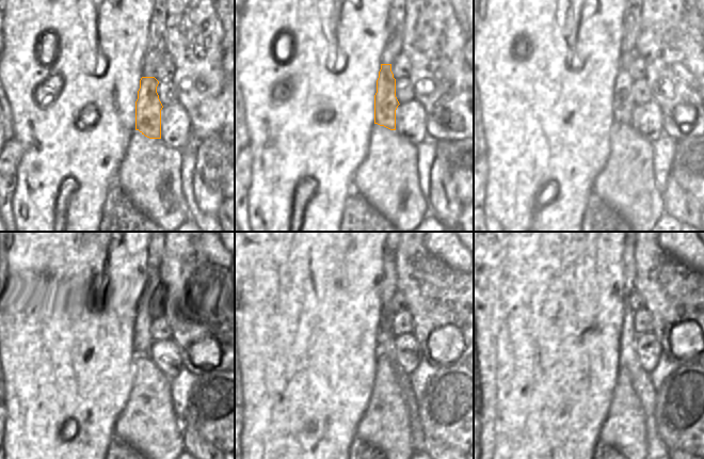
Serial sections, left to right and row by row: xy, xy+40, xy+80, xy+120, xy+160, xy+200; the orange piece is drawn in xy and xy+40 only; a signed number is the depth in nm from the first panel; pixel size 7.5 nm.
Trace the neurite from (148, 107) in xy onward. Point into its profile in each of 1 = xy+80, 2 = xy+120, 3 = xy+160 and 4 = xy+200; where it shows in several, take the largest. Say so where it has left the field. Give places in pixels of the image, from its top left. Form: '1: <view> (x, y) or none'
1: xy+80 (623, 99)
2: xy+120 (144, 339)
3: xy+160 (389, 288)
4: xy+200 (628, 254)

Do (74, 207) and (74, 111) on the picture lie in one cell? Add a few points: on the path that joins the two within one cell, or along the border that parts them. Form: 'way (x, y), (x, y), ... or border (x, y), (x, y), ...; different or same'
way (84, 184), (84, 138), (81, 135); same

